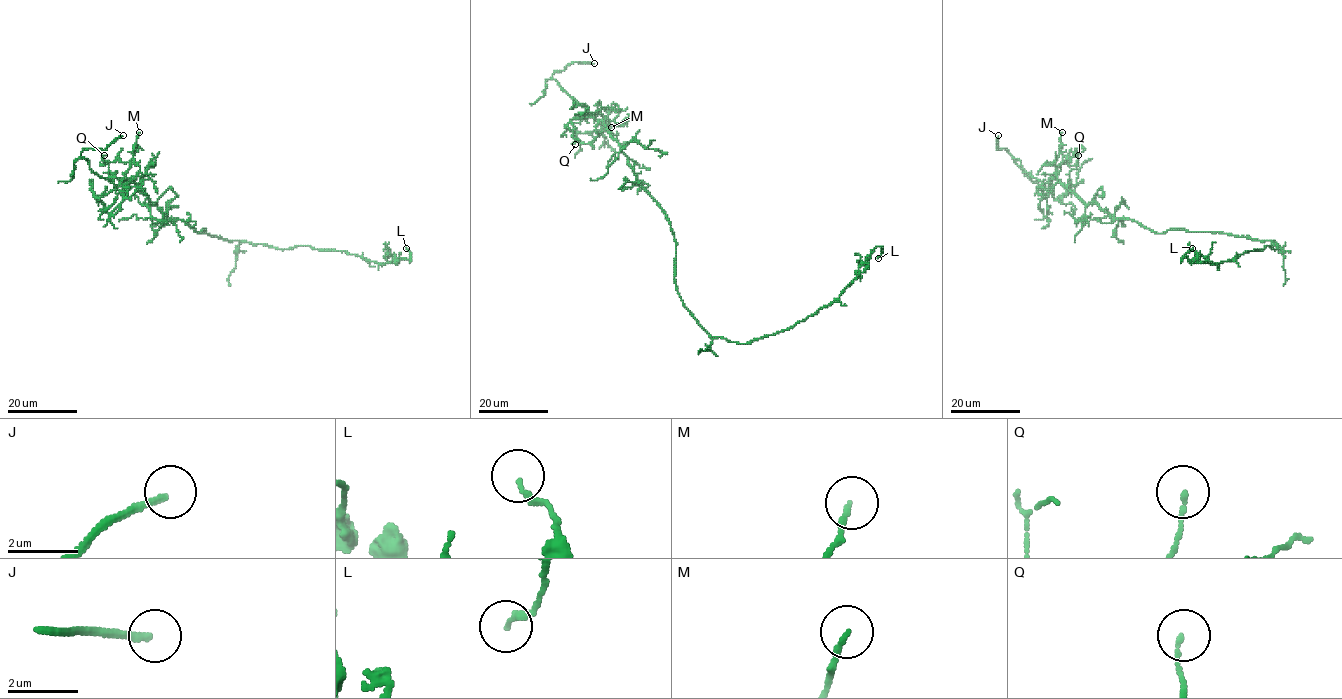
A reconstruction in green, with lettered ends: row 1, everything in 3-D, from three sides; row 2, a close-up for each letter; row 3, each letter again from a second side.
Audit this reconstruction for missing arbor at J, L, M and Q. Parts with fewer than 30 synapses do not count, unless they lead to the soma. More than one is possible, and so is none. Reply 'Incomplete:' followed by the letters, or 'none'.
Incomplete: J

